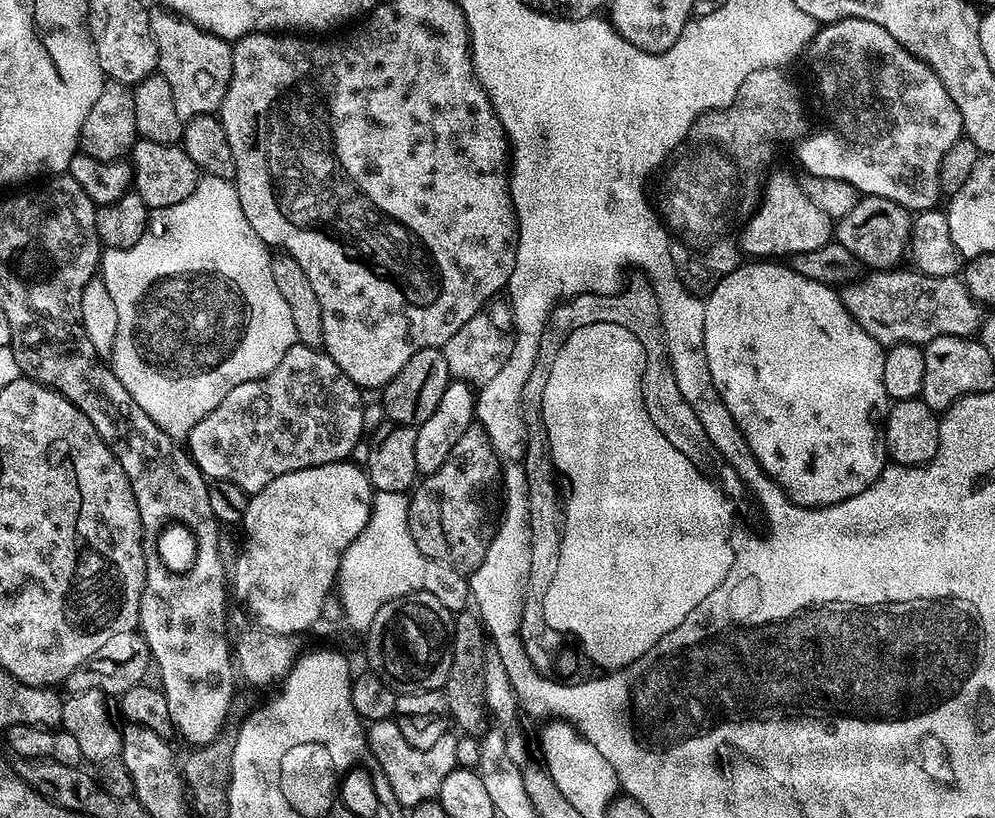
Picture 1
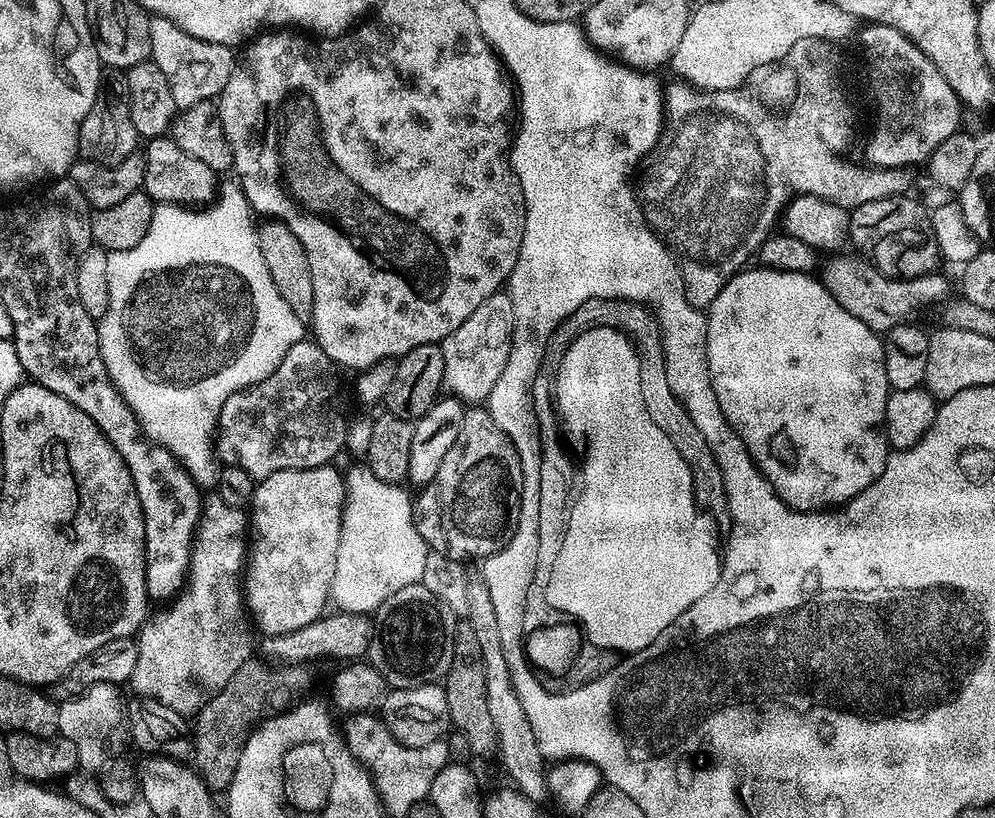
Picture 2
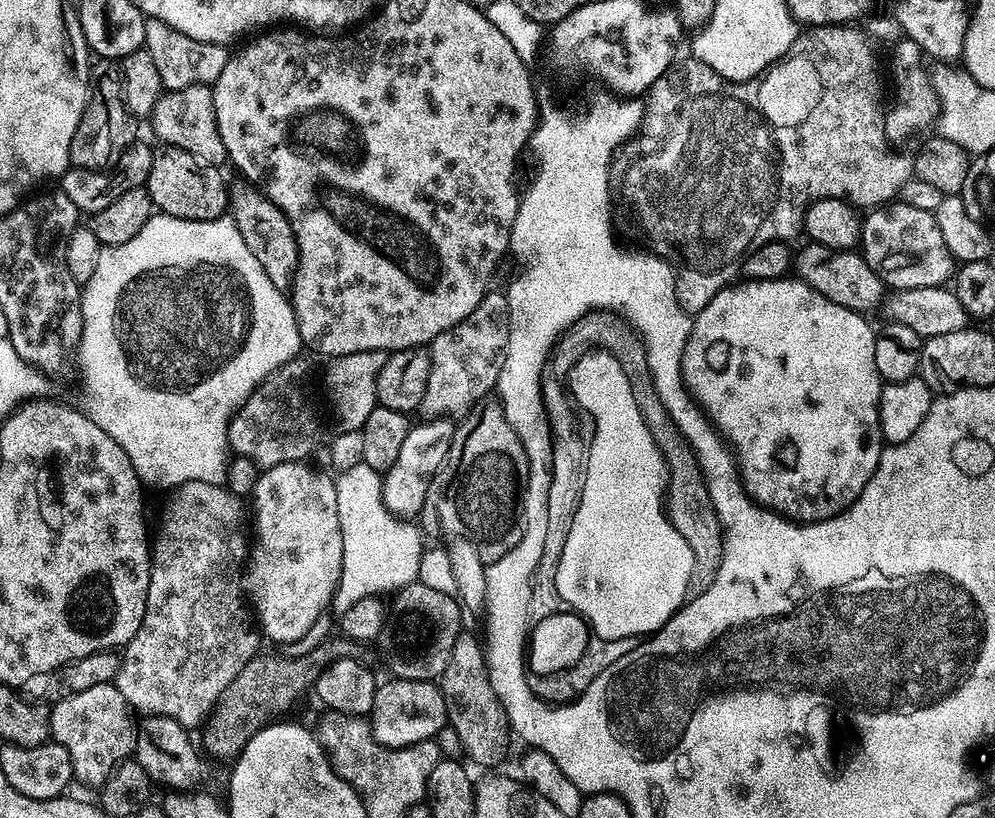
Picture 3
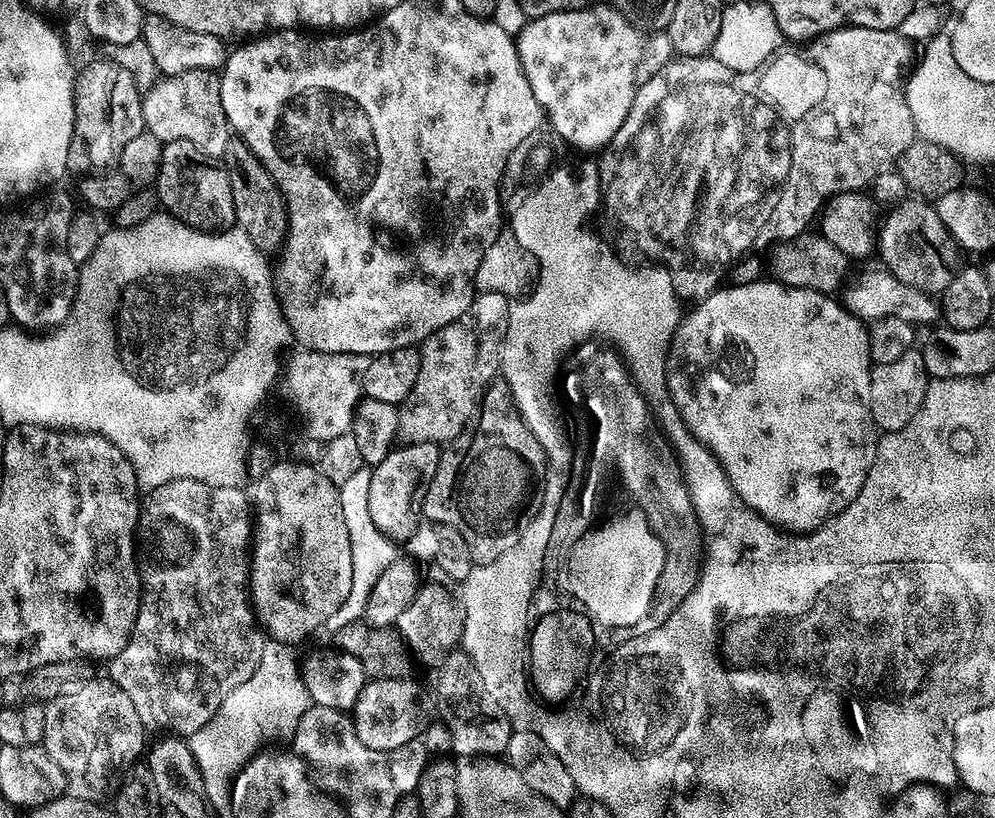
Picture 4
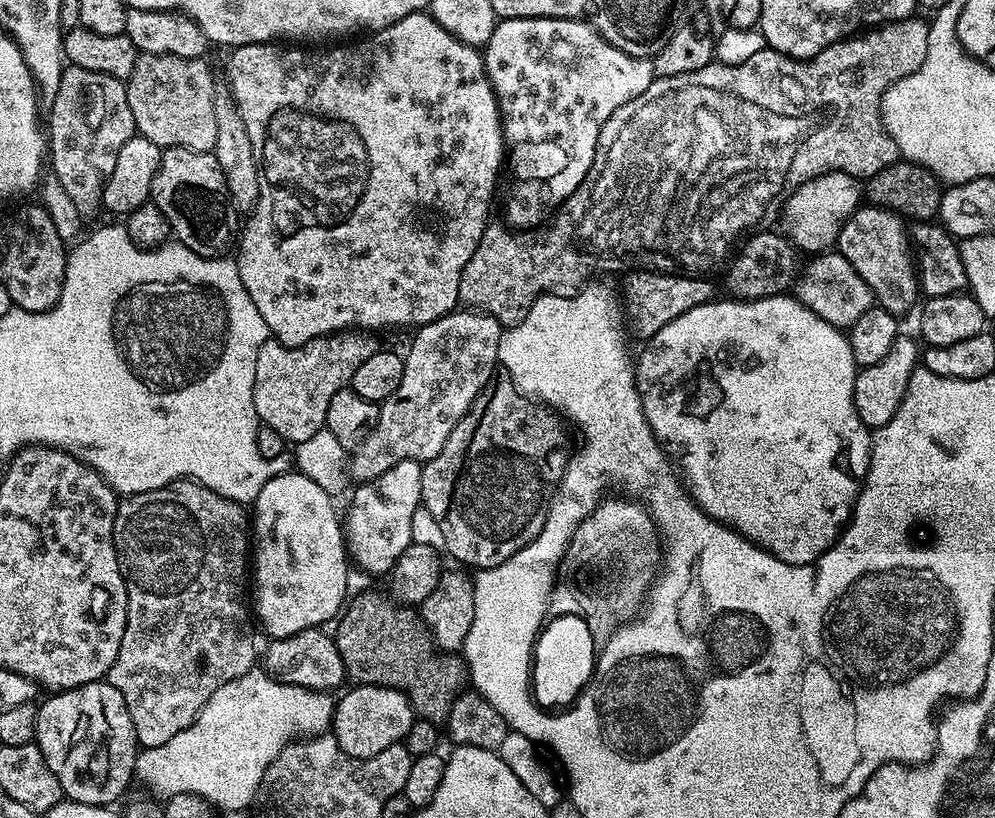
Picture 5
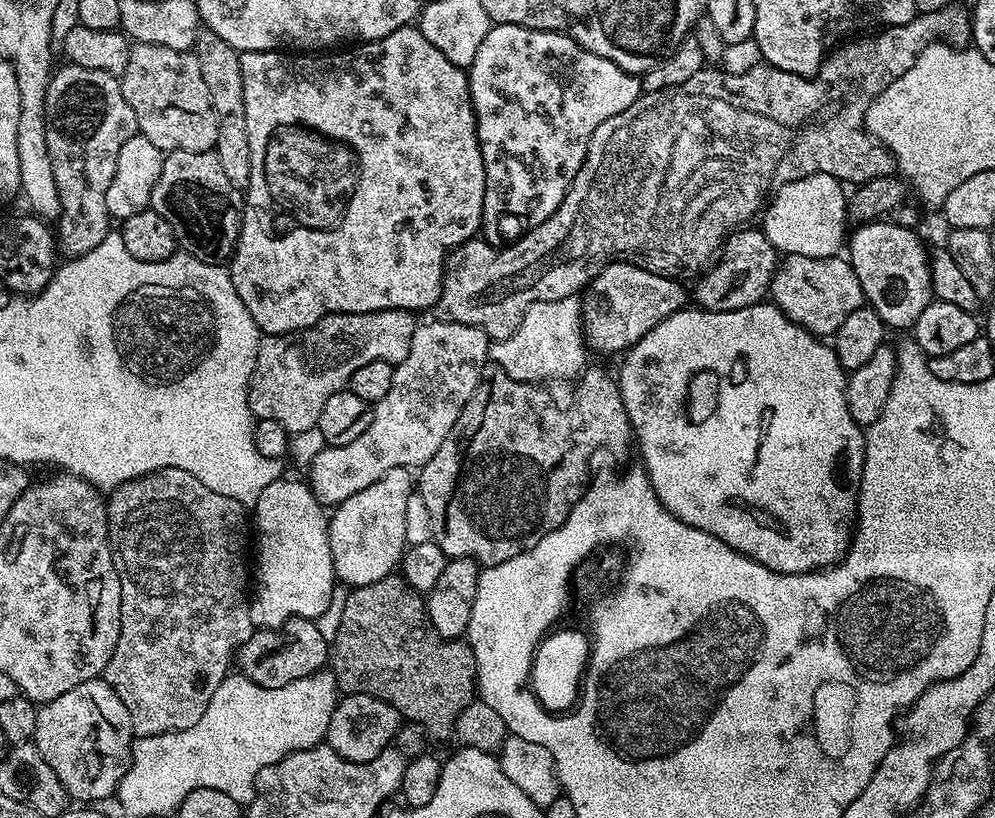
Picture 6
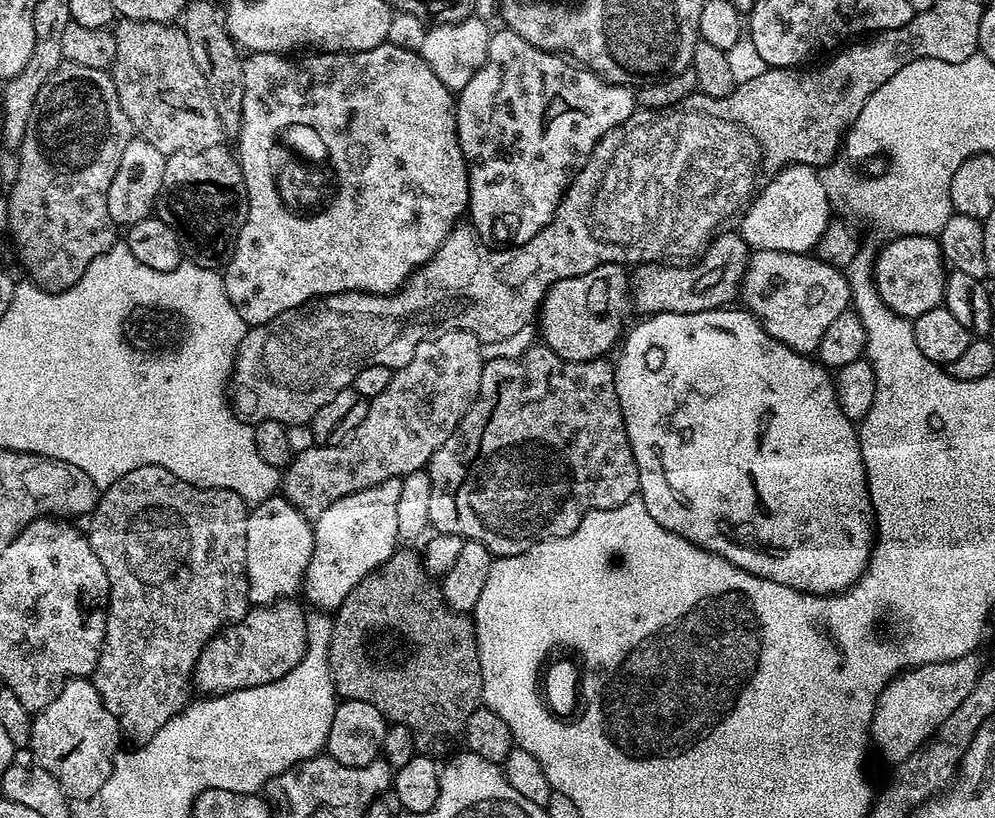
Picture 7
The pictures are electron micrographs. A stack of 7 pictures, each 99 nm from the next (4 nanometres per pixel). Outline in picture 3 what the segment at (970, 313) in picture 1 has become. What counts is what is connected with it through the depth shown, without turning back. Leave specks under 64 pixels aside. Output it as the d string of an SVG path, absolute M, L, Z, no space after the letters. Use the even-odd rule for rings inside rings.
M815 242L805 243L805 248L800 253L796 252L794 256L794 272L799 279L808 284L818 294L830 298L830 302L838 302L838 306L846 306L861 314L867 313L867 308L872 308L881 303L882 297L886 292L886 285L880 278L880 273L870 270L870 266L865 262L863 255L856 250L837 250L828 248L824 244Z

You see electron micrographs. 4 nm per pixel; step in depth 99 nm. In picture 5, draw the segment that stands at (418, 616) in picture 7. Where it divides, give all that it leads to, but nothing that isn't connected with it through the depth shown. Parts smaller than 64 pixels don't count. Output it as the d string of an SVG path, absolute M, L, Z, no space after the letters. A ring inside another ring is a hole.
M374 591L353 597L340 616L334 639L338 654L342 654L347 679L405 692L419 719L447 721L450 706L466 684L463 659L456 654L441 654L411 607L399 606L388 598L383 600Z

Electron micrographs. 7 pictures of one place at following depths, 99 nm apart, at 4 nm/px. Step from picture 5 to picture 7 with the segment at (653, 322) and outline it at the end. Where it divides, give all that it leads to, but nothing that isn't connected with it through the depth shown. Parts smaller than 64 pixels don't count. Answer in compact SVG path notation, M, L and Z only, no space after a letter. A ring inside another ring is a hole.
M603 264L586 274L562 278L550 285L538 312L540 332L544 335L543 343L550 350L554 350L554 354L570 362L586 362L607 357L608 351L612 347L615 349L618 341L625 335L624 323L628 320L628 308L630 312L630 272L625 265Z

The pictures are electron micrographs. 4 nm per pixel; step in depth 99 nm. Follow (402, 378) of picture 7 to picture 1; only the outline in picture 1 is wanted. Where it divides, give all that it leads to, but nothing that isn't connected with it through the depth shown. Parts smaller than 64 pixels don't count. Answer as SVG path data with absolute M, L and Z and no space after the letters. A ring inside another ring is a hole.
M496 298L484 305L479 312L444 343L443 353L446 358L448 375L452 380L463 380L464 383L473 386L483 386L490 382L506 366L510 354L514 350L514 321L509 301L504 298Z

